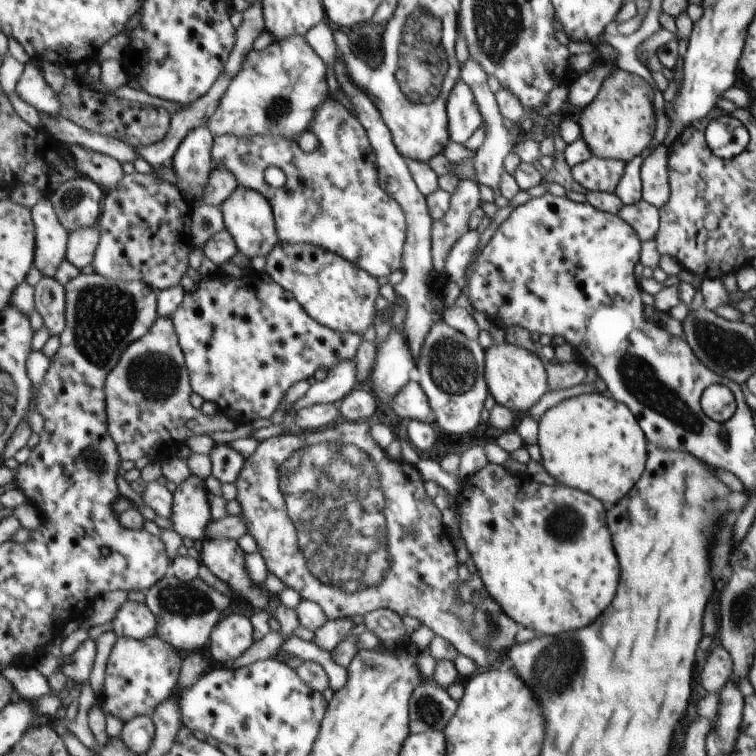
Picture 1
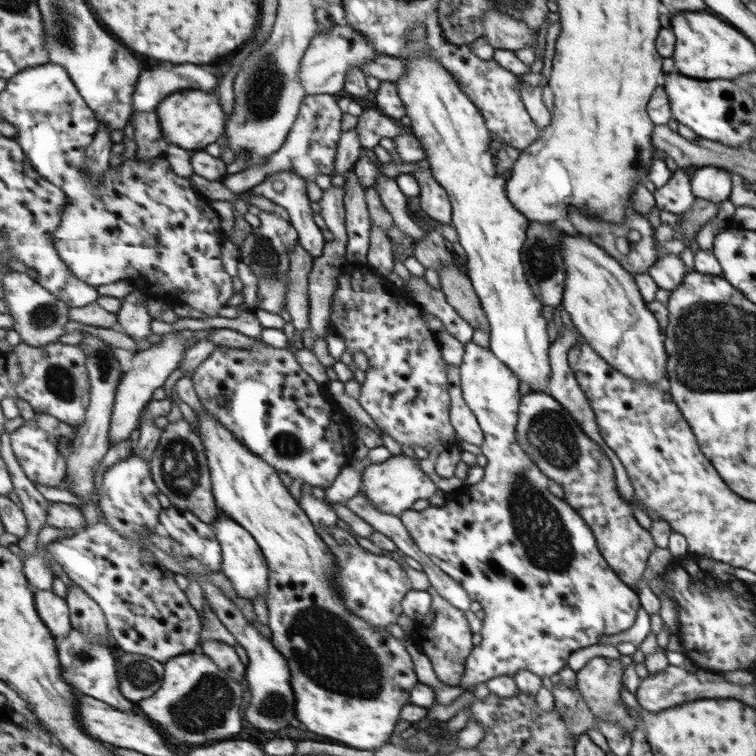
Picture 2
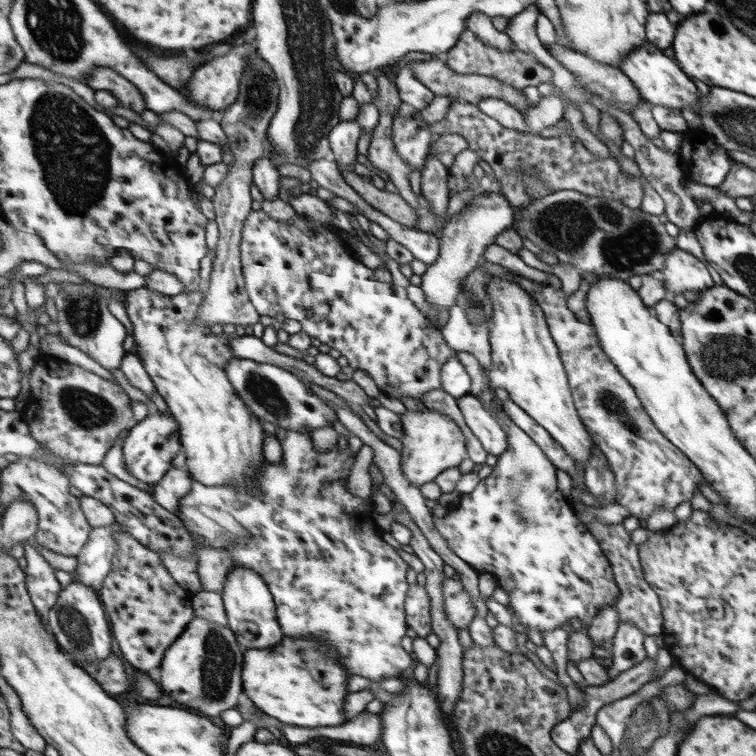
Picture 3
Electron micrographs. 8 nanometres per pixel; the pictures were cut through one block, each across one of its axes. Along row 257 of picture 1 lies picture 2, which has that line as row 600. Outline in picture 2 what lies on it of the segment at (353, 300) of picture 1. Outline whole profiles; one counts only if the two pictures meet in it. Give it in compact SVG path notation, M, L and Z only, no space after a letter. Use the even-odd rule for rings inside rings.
M203 408L201 413L195 413L211 466L211 480L218 507L258 542L270 567L270 588L265 600L267 625L271 630L270 644L287 662L297 721L309 732L343 742L351 748L378 749L389 742L399 712L409 703L407 699L411 689L418 682L413 674L411 658L407 656L401 640L395 640L386 630L371 626L371 623L350 614L343 606L342 599L338 598L332 586L335 558L319 538L313 523L305 518L302 507L297 506L291 494L283 488L275 469L258 455L249 452L231 435L231 429L227 429L207 408Z

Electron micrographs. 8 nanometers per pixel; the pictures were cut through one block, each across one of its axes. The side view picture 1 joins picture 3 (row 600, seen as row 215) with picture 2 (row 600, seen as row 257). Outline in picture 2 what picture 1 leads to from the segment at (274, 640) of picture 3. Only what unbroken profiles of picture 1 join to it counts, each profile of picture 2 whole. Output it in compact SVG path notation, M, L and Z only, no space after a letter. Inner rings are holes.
M220 512L217 520L212 523L220 546L223 550L223 565L221 565L222 573L231 582L231 588L235 591L238 598L253 603L260 597L266 600L267 589L267 567L263 562L263 556L255 544L254 538L234 519L227 516L225 512Z

